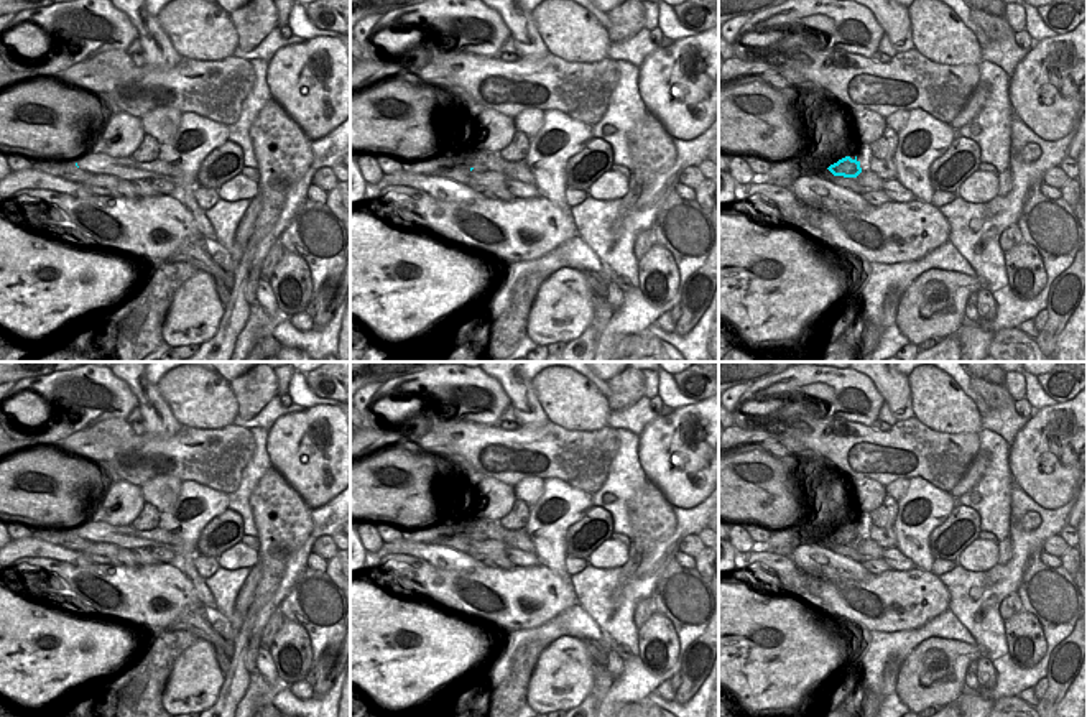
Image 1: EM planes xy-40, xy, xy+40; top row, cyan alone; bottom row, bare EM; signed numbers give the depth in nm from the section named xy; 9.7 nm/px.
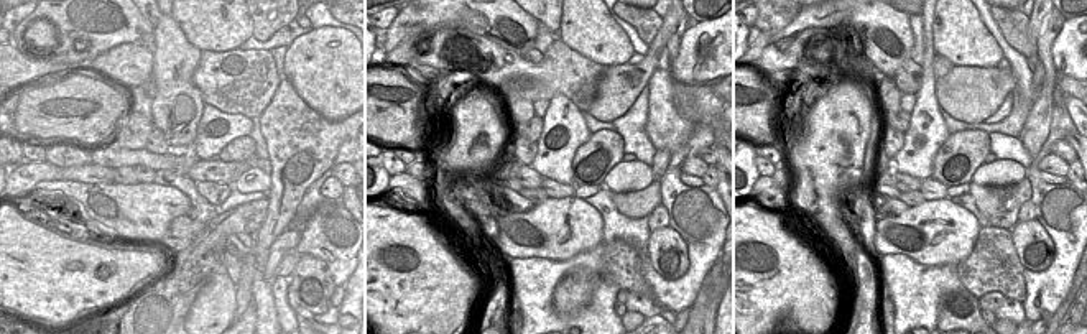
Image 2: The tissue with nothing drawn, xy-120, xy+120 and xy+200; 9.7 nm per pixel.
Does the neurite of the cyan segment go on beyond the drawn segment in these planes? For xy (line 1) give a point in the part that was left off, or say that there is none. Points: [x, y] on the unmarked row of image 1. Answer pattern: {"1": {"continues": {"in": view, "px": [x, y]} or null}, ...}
{"1": {"continues": null}}

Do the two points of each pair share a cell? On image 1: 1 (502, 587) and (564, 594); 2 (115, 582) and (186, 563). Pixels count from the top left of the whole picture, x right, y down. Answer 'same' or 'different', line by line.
1: same
2: different

